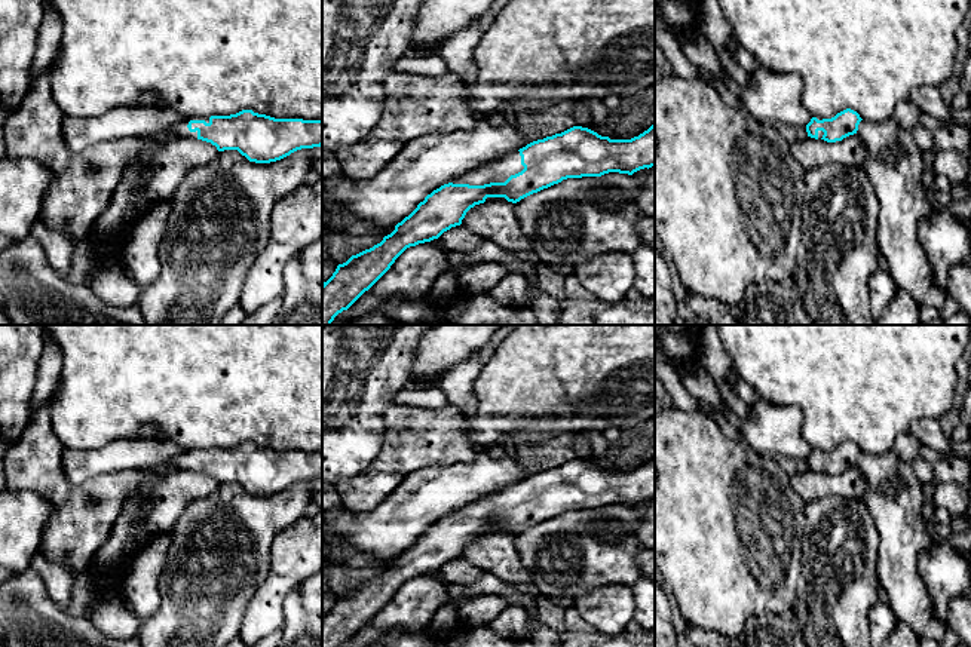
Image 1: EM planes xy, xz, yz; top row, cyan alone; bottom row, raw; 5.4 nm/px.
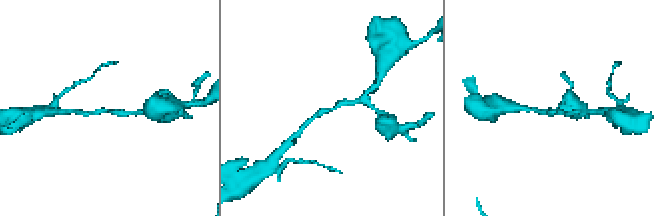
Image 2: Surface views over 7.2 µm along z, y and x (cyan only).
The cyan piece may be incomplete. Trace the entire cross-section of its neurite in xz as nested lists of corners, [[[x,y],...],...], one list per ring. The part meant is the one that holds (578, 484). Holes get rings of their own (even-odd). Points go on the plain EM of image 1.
[[[655,456],[631,472],[610,472],[588,460],[573,459],[533,473],[434,522],[380,576],[339,597],[322,616],[322,647],[347,643],[407,580],[438,571],[460,558],[466,545],[487,530],[517,536],[567,510],[609,505],[632,508],[652,499]]]

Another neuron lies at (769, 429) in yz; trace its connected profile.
[[[762,399],[750,407],[741,433],[747,447],[762,457],[781,454],[806,462],[812,447],[803,439],[802,420],[799,407]]]

